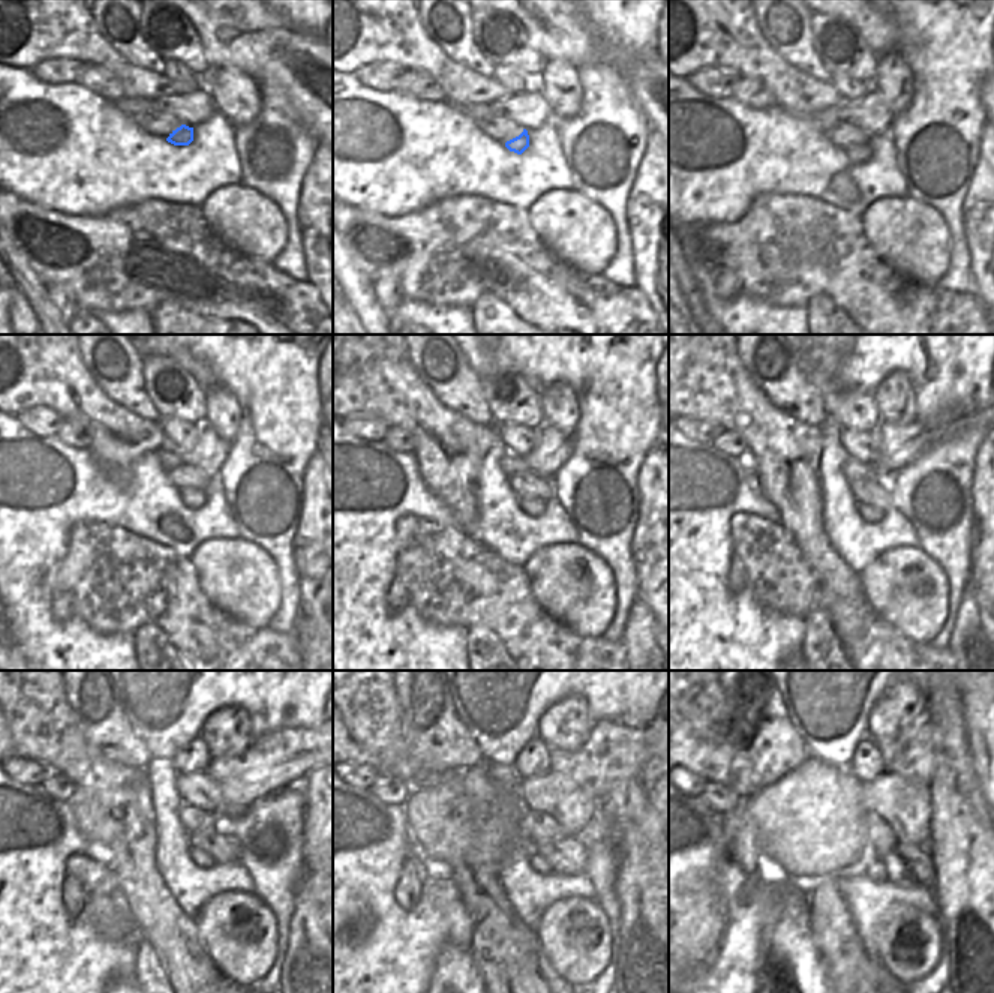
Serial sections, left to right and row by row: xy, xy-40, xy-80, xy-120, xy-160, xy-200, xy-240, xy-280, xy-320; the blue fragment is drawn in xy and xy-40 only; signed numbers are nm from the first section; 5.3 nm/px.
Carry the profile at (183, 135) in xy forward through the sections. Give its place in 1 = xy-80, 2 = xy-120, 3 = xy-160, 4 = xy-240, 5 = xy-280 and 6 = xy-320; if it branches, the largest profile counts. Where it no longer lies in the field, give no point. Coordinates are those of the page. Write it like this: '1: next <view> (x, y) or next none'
1: next xy-80 (858, 155)
2: next xy-120 (194, 498)
3: next xy-160 (532, 507)
4: next xy-240 (197, 854)
5: next xy-280 (538, 864)
6: next xy-320 (877, 872)

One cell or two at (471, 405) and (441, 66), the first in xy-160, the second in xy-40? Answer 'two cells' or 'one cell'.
two cells

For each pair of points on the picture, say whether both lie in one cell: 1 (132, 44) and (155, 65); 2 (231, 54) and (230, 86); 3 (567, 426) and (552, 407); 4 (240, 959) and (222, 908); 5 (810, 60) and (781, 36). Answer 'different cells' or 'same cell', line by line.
1: same cell
2: different cells
3: same cell
4: same cell
5: same cell

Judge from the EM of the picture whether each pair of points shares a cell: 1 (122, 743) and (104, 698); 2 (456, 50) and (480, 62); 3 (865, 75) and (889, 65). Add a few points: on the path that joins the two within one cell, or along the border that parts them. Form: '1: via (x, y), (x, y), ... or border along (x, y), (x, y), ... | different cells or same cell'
1: via (111, 732), (104, 723), (104, 708) | same cell
2: via (462, 50), (474, 60) | same cell
3: border along (877, 56), (877, 74), (871, 84) | different cells

